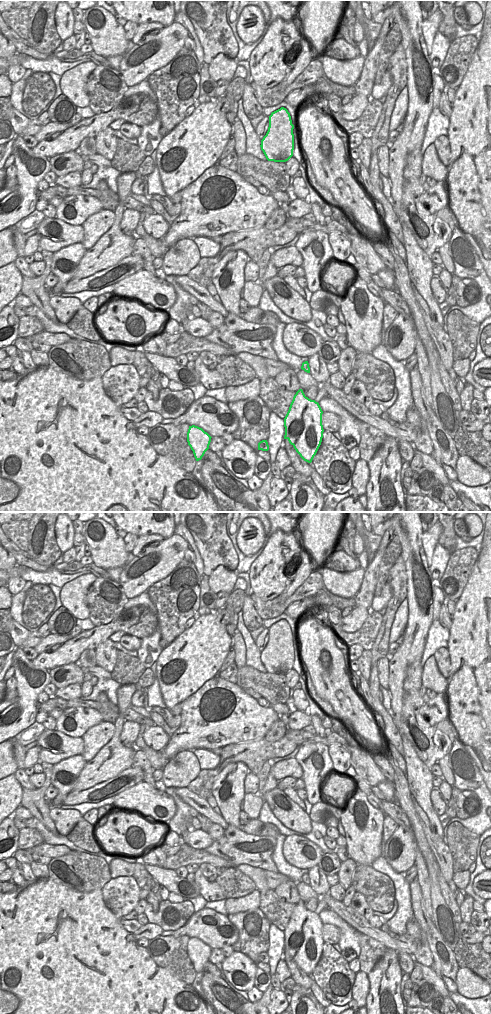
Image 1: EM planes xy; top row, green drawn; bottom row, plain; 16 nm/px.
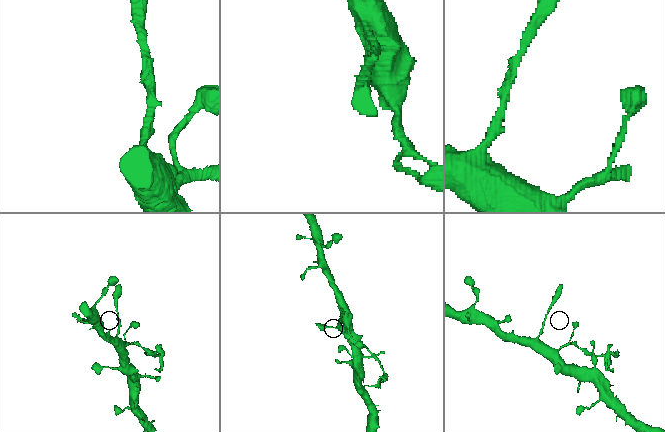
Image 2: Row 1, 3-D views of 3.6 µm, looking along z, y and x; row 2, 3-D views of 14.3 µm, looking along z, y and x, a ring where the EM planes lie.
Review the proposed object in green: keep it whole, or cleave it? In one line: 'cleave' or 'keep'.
cleave

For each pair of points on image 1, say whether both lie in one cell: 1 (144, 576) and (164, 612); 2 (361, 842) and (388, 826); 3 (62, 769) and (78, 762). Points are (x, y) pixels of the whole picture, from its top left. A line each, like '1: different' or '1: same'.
1: different
2: different
3: same

